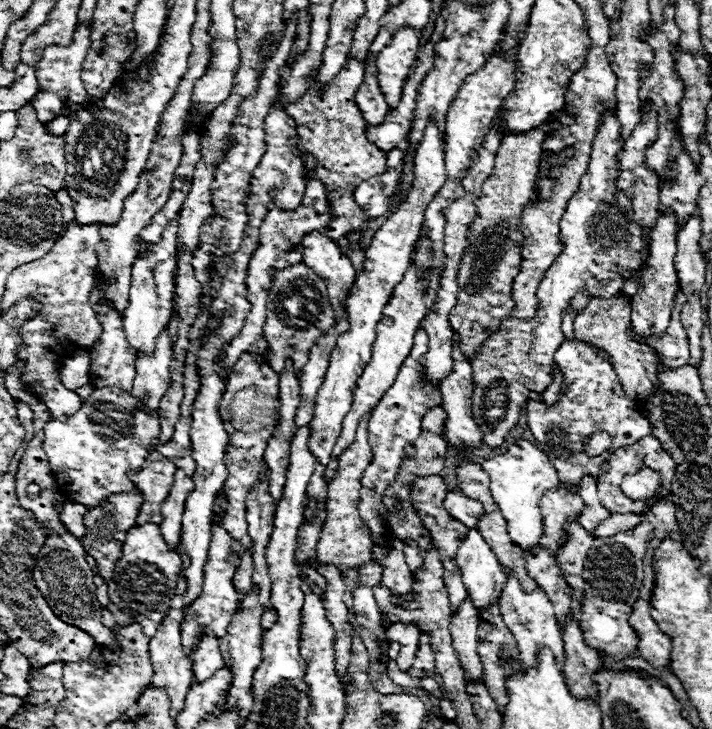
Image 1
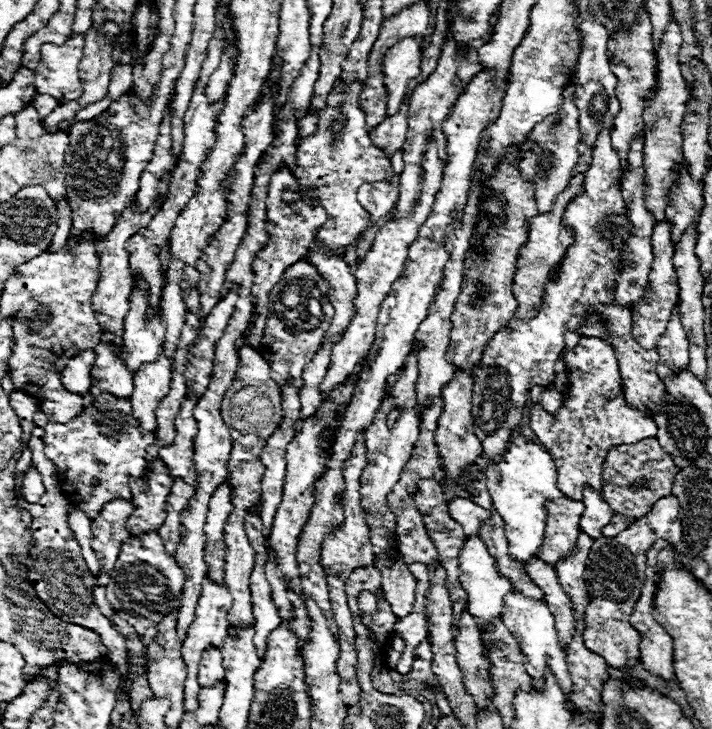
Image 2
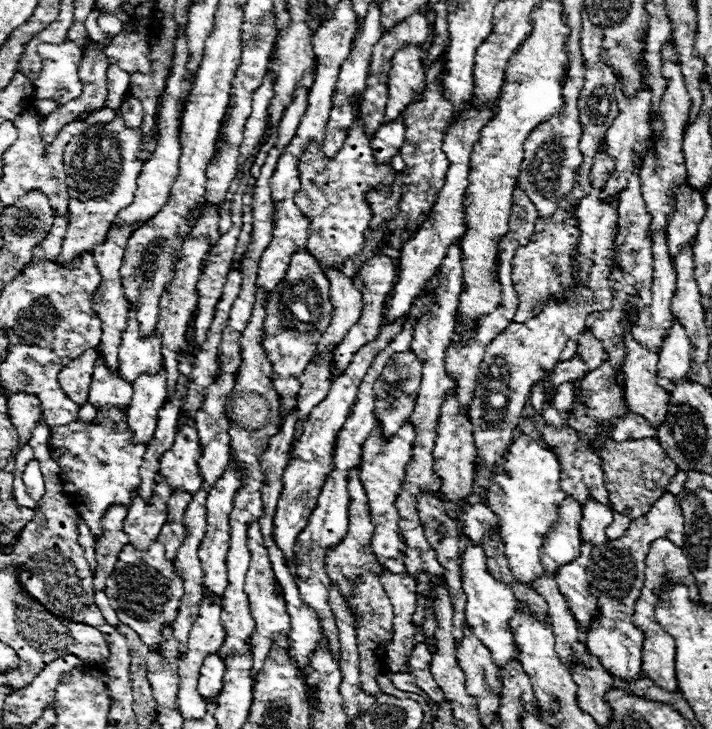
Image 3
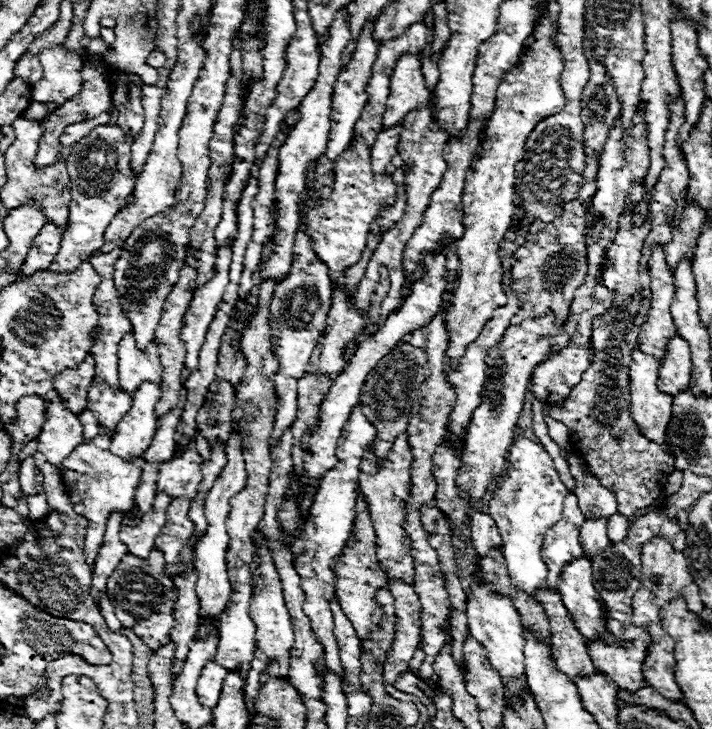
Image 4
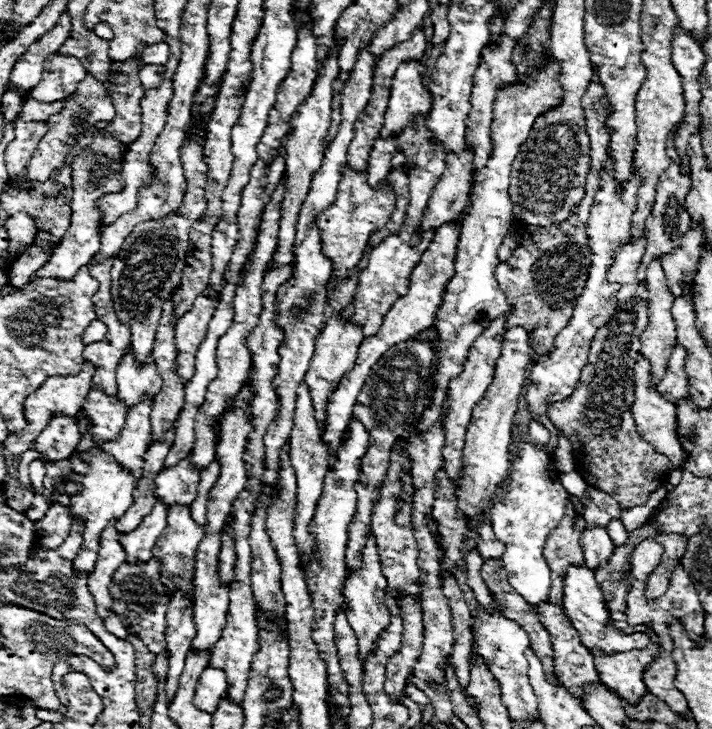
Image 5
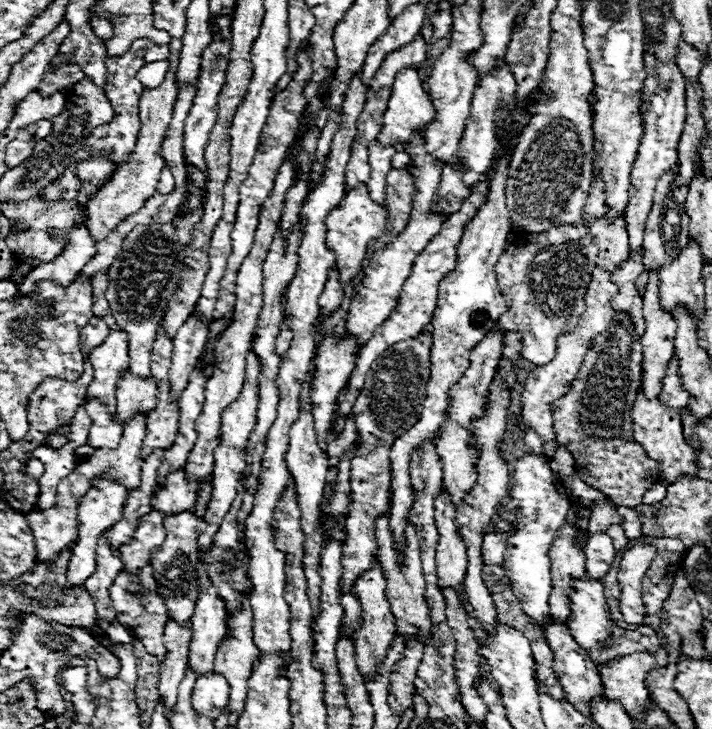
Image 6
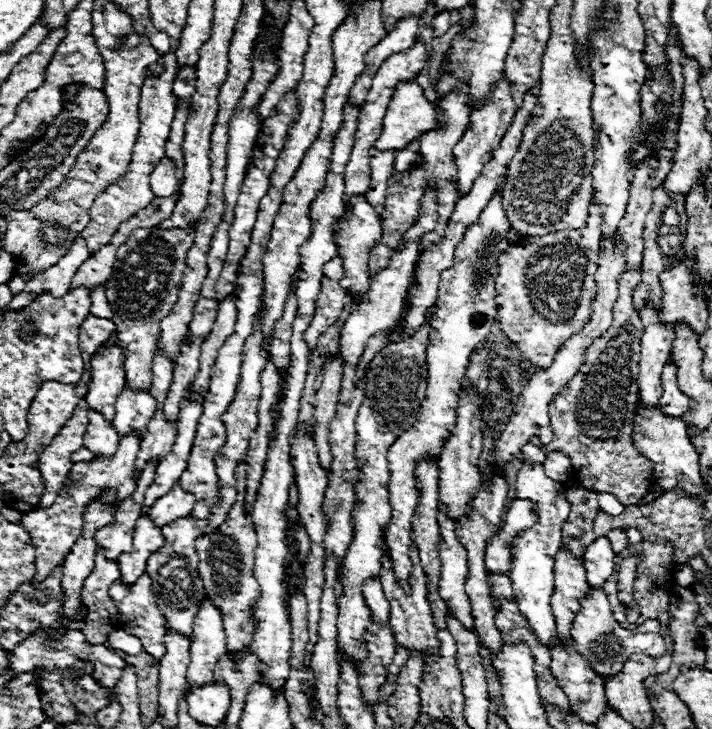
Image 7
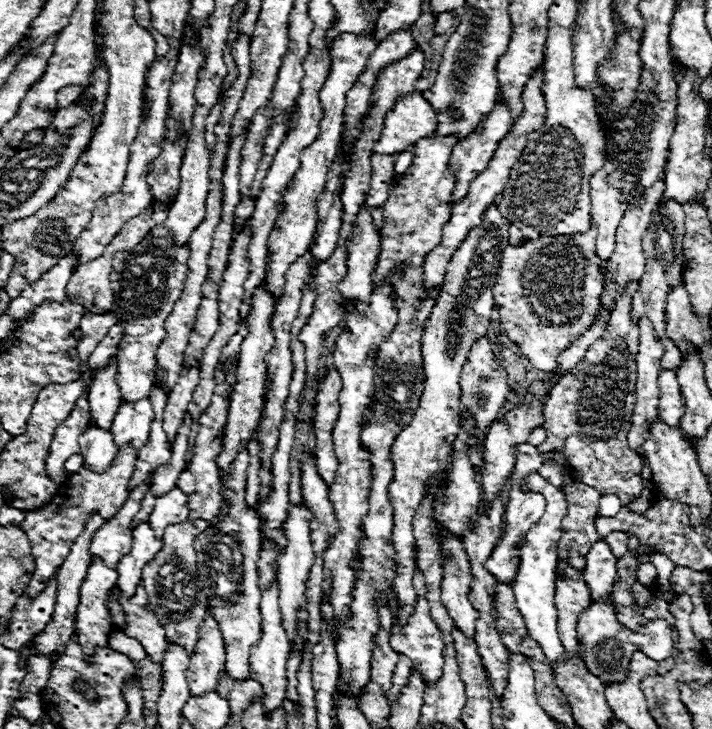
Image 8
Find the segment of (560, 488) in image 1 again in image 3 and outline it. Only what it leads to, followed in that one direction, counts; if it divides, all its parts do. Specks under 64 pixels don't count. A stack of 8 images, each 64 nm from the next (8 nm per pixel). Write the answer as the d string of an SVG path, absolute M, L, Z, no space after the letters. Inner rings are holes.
M572 498L562 500L558 518L548 528L540 548L540 560L550 574L556 574L560 564L568 564L580 554L580 520L582 504Z

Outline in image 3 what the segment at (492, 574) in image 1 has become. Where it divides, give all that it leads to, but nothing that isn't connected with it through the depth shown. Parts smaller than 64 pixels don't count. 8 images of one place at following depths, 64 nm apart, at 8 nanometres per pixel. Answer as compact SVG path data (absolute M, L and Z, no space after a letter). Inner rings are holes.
M472 542L464 550L460 566L462 566L462 570L460 570L462 590L468 596L468 602L466 602L466 622L472 626L474 634L478 636L478 640L482 640L482 644L488 646L494 662L498 666L504 666L504 664L508 664L512 660L514 650L516 650L514 634L508 628L508 620L510 620L512 612L516 610L516 598L514 598L512 590L508 588L508 584L502 584L502 582L494 580L492 574L488 572L486 554L484 554L482 546Z

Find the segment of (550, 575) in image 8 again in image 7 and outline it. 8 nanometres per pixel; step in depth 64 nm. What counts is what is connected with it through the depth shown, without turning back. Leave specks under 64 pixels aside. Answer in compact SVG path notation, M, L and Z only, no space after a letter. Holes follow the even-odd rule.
M524 460L520 464L520 470L516 472L514 482L514 496L522 500L532 502L532 510L538 514L538 520L532 528L516 536L512 540L512 560L510 560L510 580L514 588L514 596L518 602L520 612L530 622L530 628L536 632L538 640L546 646L550 646L550 640L556 636L556 622L550 610L550 596L554 592L554 554L560 548L562 540L562 524L570 514L570 502L566 500L566 486L560 482L554 482L546 476L542 464L532 464Z

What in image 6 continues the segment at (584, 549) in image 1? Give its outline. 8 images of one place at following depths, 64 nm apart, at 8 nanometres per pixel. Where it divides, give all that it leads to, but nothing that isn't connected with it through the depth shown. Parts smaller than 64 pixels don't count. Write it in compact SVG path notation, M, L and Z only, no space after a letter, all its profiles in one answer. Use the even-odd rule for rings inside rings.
M582 576L578 580L572 580L572 592L570 592L570 616L568 616L568 626L572 628L572 636L576 642L588 650L588 656L592 658L594 664L604 664L608 660L614 660L618 656L626 656L632 652L644 650L640 644L640 638L644 636L640 630L630 632L624 628L618 628L616 622L608 614L608 604L604 598L604 588L600 582Z

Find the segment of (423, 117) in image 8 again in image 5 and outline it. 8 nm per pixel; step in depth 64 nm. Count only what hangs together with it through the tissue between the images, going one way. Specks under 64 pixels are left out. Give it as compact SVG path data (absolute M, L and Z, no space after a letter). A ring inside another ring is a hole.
M406 60L396 70L392 78L392 96L388 102L388 112L384 114L382 138L390 134L400 134L412 120L414 114L428 116L432 110L430 92L422 84L416 60Z

